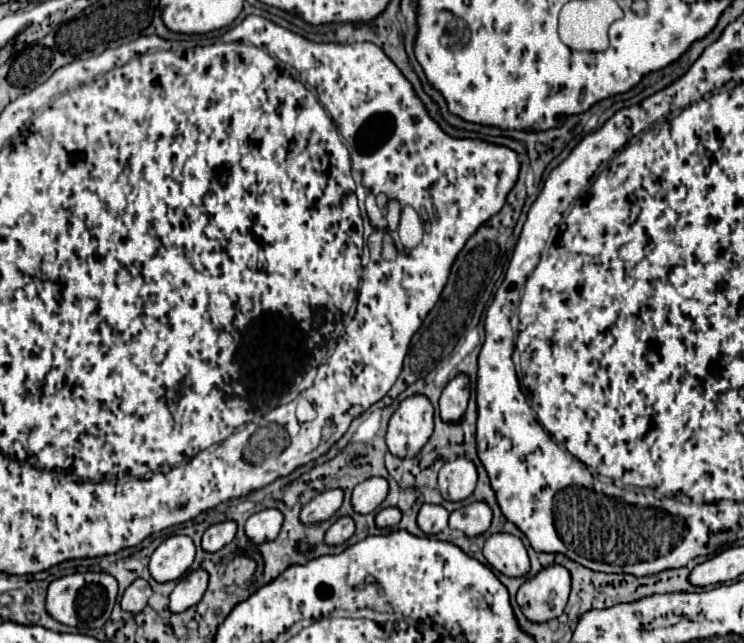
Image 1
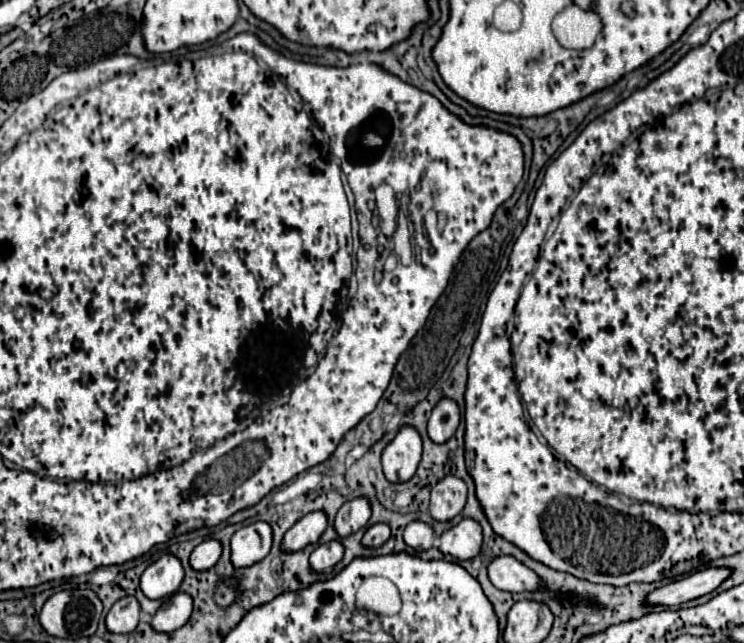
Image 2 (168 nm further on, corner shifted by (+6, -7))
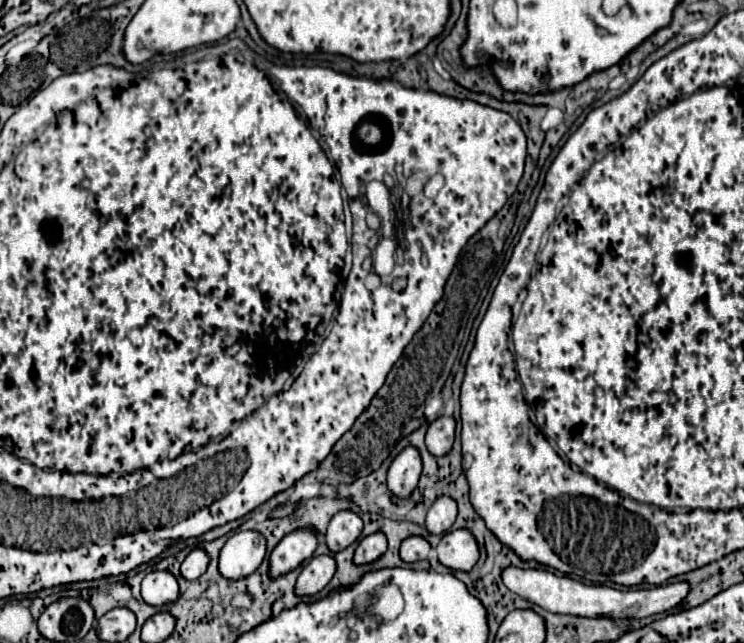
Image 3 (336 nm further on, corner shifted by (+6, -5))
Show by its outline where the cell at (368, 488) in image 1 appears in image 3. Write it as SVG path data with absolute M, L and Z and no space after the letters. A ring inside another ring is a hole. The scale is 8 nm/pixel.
M339 511L325 533L325 543L329 547L331 553L339 553L345 547L349 547L351 543L355 543L355 539L361 535L363 529L363 521L351 513L351 511Z

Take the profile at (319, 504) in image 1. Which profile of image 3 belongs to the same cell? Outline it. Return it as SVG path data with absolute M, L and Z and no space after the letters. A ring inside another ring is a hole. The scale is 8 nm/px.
M293 531L281 539L281 543L269 555L269 577L277 579L297 569L317 549L317 537L313 531Z

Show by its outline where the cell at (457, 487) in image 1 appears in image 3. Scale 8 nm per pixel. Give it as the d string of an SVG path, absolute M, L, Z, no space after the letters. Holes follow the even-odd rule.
M437 499L427 513L425 527L431 535L443 535L445 531L449 531L455 517L457 517L457 503L453 503L453 499Z

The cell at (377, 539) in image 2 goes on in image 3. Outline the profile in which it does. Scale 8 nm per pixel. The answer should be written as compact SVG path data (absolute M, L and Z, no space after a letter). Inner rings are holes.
M379 531L379 533L373 533L373 535L365 537L365 539L357 545L353 563L355 563L355 565L367 565L367 563L379 559L385 551L387 551L387 539L385 539L385 535L383 535L381 531Z

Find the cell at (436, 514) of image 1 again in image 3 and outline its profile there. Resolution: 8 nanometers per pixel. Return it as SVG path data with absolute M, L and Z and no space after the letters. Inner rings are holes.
M409 537L401 543L401 549L399 549L399 557L405 561L405 563L415 563L415 561L421 561L421 559L427 559L431 551L431 545L421 539L421 537Z

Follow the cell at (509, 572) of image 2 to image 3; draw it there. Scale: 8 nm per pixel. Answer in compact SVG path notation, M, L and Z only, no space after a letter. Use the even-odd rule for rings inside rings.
M507 567L503 571L503 583L507 585L509 591L519 595L521 599L527 599L551 613L577 617L609 617L609 619L643 619L655 613L663 613L677 607L689 593L687 583L669 583L651 589L619 591L605 585L585 585L571 577L559 577L555 573L541 569L517 569L517 567Z

